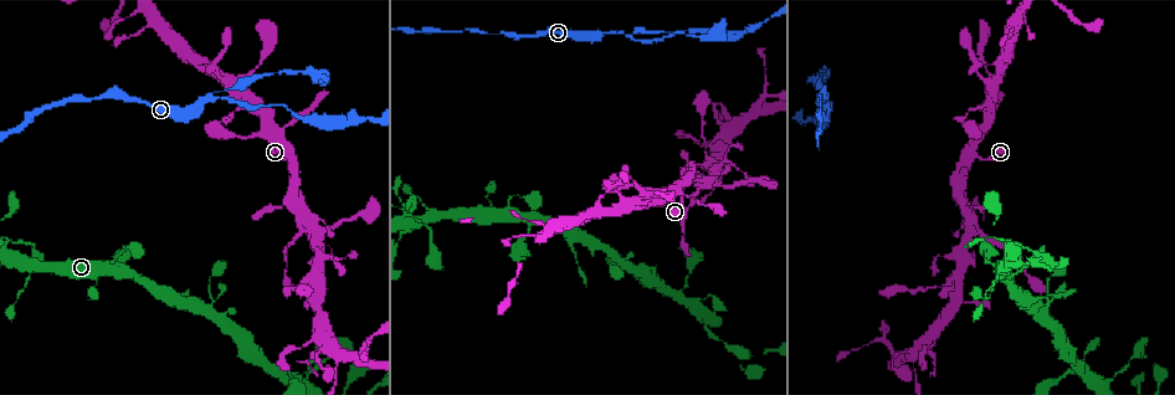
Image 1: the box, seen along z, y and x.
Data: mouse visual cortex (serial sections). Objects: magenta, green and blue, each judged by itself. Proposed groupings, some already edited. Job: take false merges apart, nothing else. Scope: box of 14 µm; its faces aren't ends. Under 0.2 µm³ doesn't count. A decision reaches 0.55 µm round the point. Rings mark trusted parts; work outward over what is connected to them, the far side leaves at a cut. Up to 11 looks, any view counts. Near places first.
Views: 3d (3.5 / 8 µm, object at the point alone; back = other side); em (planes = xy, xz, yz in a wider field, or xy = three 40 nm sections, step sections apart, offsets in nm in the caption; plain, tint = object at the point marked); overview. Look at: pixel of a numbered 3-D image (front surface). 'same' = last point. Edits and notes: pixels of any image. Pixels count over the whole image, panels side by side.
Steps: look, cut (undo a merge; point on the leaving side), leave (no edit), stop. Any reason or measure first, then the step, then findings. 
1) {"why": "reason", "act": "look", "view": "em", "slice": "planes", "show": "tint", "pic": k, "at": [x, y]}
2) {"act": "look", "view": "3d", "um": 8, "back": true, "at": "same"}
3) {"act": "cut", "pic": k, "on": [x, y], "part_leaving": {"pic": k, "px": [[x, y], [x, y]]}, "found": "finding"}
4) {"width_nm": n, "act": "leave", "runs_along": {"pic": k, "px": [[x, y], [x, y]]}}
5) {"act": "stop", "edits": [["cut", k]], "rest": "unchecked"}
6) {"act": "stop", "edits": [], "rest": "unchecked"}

{"why": "thick turns thin", "act": "look", "view": "3d", "um": 3.5, "pic": 1, "at": [11, 241]}

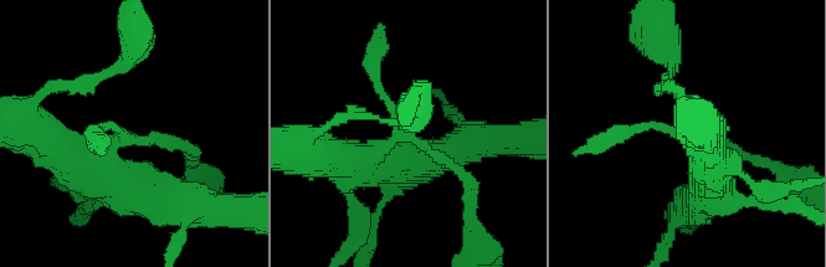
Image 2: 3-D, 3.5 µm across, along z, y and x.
{"why": "now the EM", "act": "look", "view": "em", "slice": "xy", "step": 5, "show": "tint", "pic": 2, "at": [123, 138]}

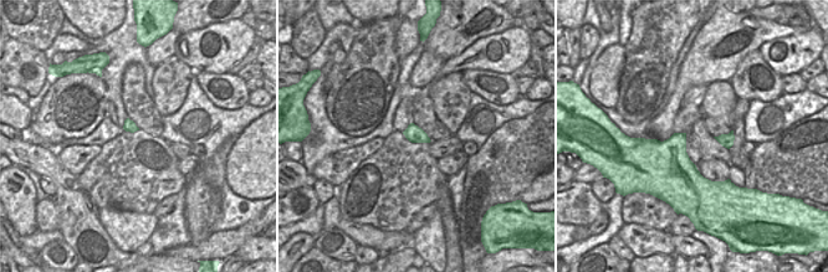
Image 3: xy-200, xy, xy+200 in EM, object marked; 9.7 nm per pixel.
{"act": "leave", "runs_along": {"pic": 2, "px": [[143, 191], [108, 169], [119, 138], [193, 150]]}, "found": "continuous, no second cell"}

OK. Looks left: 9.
{"why": "arms run side by side", "act": "look", "view": "3d", "um": 8, "pic": 1, "at": [209, 96]}

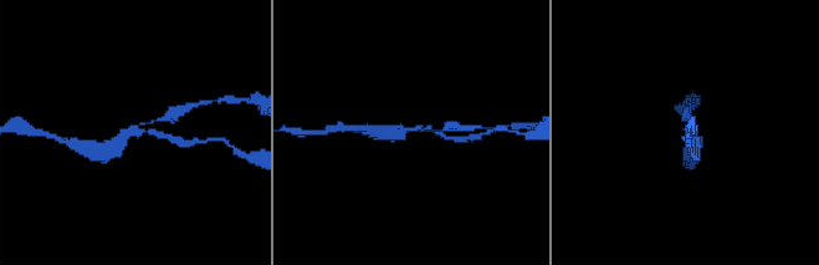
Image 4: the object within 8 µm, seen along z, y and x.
{"act": "look", "view": "3d", "um": 3.5, "pic": 4, "at": [131, 131]}

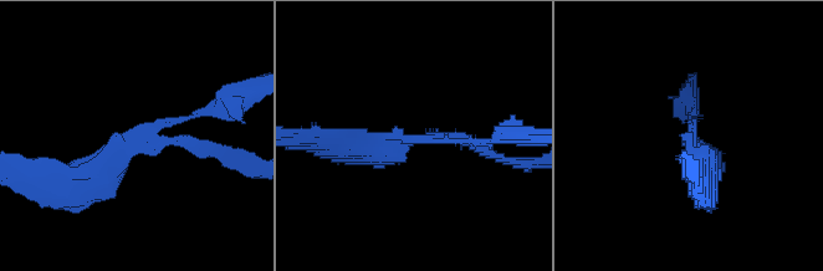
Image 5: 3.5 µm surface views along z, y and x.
{"arms": 3, "arm_widths_nm": [100, 150, 350], "act": "look", "view": "em", "slice": "xy", "step": 1, "show": "tint", "pic": 5, "at": [418, 137]}

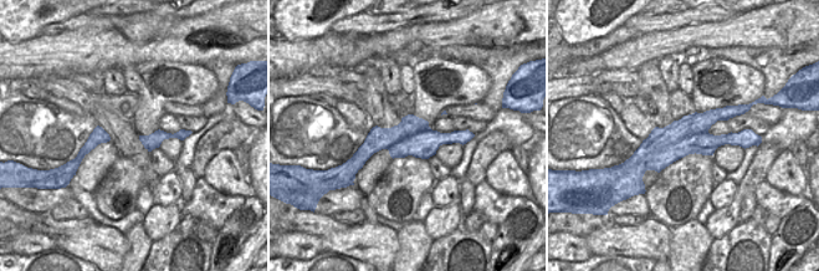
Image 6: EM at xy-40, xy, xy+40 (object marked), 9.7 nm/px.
{"act": "leave", "found": "one cell here"}

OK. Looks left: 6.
{"why": "sharp bend", "act": "look", "view": "3d", "um": 8, "pic": 1, "at": [282, 151]}

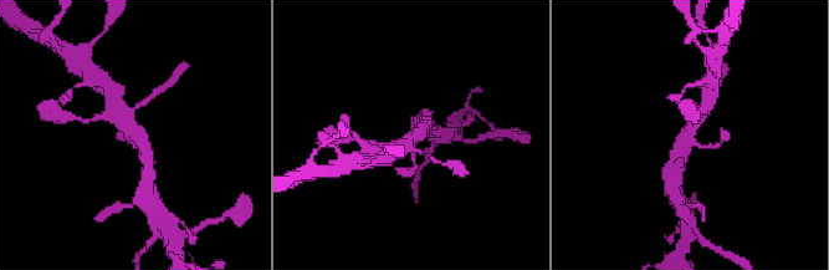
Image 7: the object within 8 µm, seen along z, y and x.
{"why": "shape alone is not enough", "act": "look", "view": "em", "slice": "xy", "step": 1, "show": "tint", "pic": 7, "at": [131, 137]}

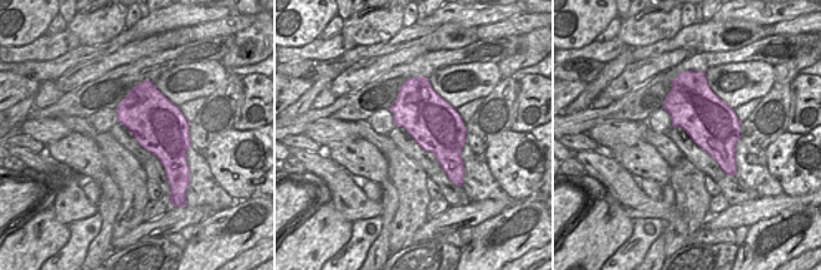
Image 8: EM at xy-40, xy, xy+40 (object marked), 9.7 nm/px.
{"act": "leave", "found": "all the same cell"}

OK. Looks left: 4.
{"why": "branch point", "act": "look", "view": "3d", "um": 3.5, "pic": 1, "at": [277, 370]}

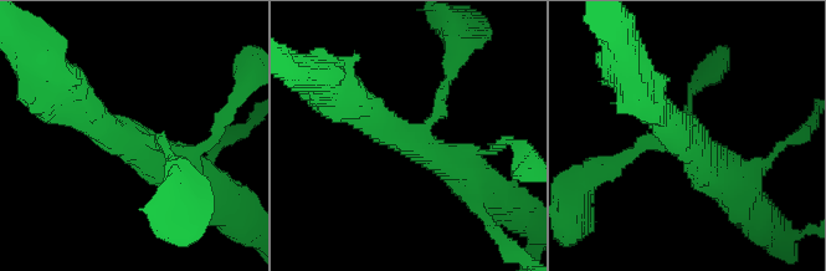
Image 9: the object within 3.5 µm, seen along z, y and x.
{"arms": 3, "arm_widths_nm": [200, 400, 450], "act": "look", "view": "em", "slice": "planes", "show": "tint", "pic": 9, "at": [406, 142]}

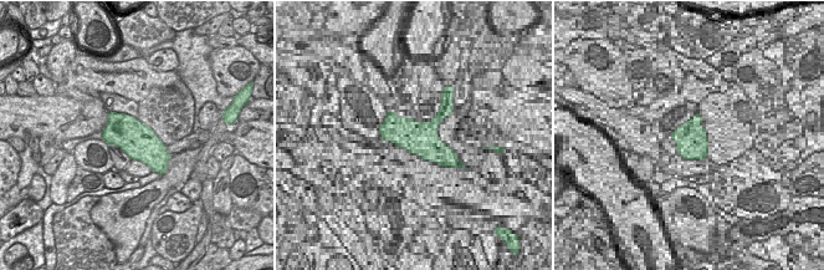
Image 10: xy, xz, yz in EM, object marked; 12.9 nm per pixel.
{"act": "leave", "runs_along": {"pic": 9, "px": [[70, 98], [112, 137], [193, 179]]}, "found": "continuous, no second cell"}

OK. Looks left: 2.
{"act": "stop", "edits": [], "rest": "unchecked"}

